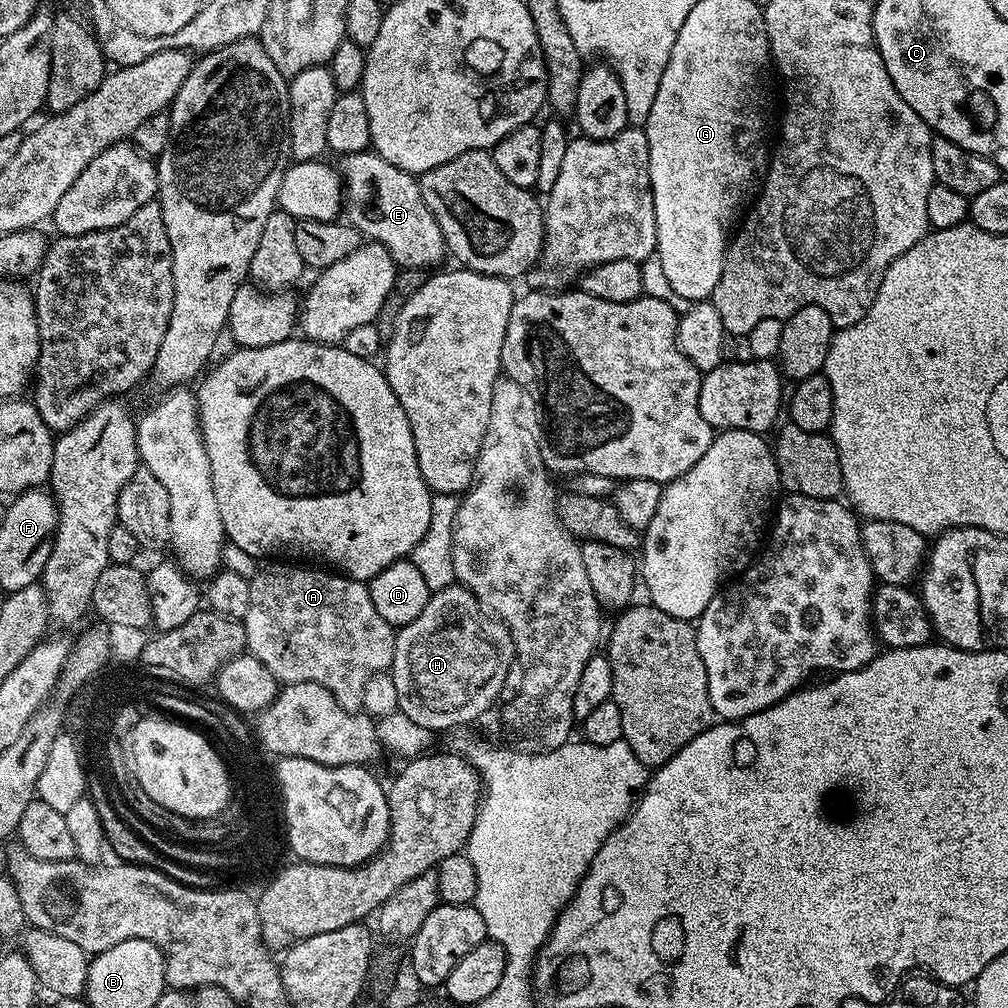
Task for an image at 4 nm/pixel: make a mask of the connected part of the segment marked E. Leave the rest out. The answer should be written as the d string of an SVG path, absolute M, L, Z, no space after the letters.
M374 150L340 156L338 162L338 171L344 186L342 212L347 223L357 228L361 237L381 244L392 255L392 261L404 270L428 270L431 264L438 263L446 256L442 230L434 214L430 214L420 193L419 179L413 173L386 162Z

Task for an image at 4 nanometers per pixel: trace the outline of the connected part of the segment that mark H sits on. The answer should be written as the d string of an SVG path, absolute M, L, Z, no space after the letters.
M458 583L433 591L422 614L418 614L414 622L398 629L396 634L390 671L398 689L399 711L434 734L440 734L447 728L460 728L478 719L492 703L497 703L502 682L506 682L506 674L515 660L516 647L510 630L501 620L493 618L480 607L472 591Z

